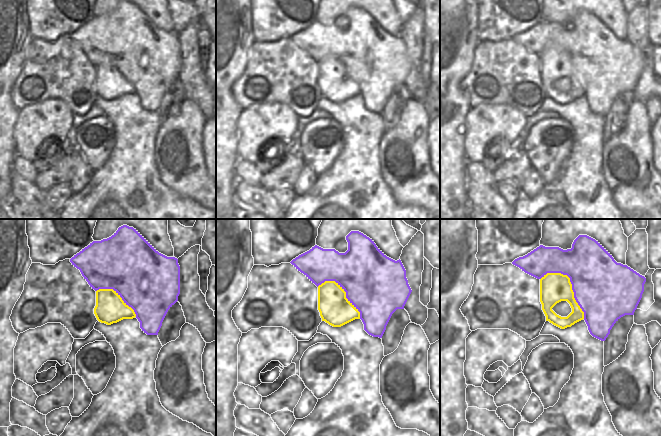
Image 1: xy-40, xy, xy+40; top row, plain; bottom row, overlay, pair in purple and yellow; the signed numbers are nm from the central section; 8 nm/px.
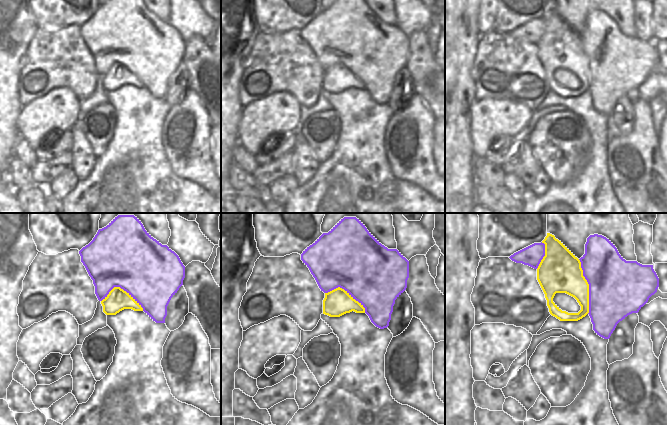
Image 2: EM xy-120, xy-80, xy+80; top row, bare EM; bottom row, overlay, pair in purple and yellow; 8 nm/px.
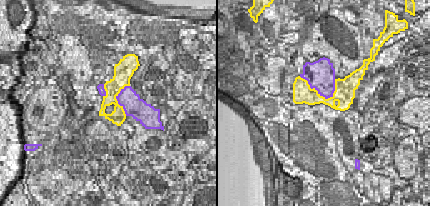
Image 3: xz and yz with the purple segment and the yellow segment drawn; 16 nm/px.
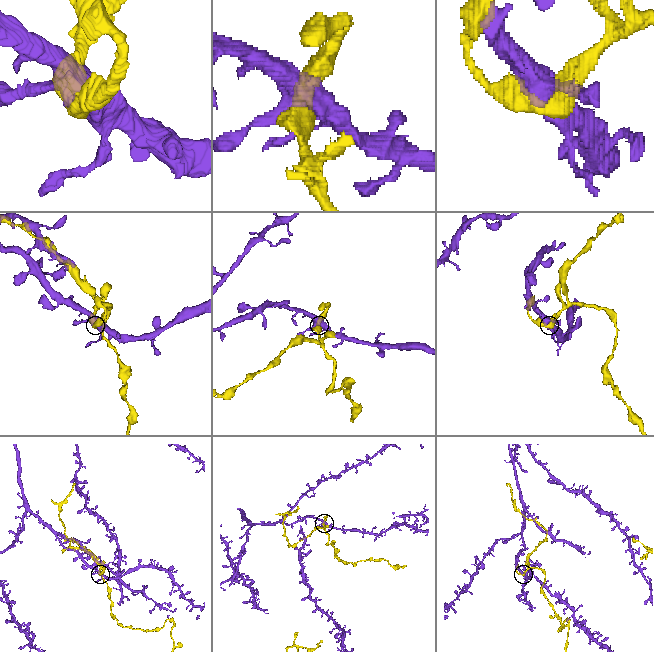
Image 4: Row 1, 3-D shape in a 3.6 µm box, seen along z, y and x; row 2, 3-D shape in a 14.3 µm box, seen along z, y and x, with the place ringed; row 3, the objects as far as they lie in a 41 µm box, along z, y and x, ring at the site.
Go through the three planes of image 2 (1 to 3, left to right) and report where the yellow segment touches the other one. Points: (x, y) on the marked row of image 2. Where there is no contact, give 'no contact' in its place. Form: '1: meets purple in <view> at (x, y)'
1: meets purple in xy-120 at (123, 289)
2: meets purple in xy-80 at (347, 291)
3: meets purple in xy+80 at (589, 286)

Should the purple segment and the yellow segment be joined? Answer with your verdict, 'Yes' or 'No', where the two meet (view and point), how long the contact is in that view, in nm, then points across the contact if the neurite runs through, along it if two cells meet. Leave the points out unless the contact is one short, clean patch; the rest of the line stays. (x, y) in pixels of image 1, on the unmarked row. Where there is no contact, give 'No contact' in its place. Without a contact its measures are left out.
No. Touches purple at xy+40 (572, 62). Shared border 480 nm.

